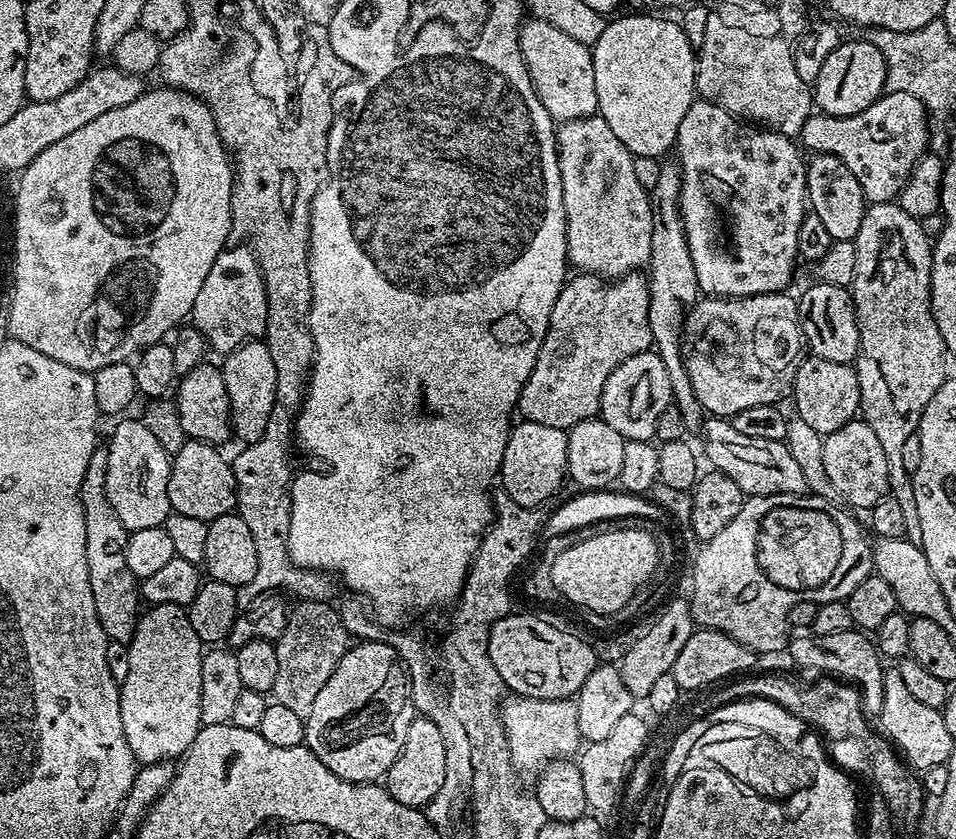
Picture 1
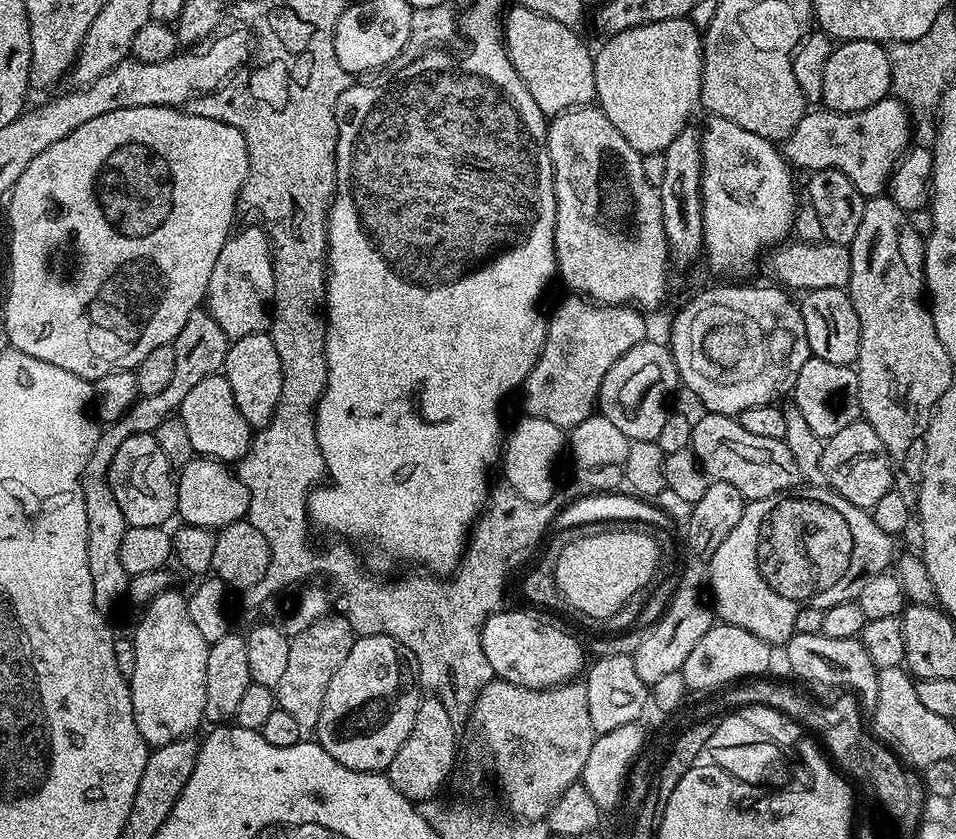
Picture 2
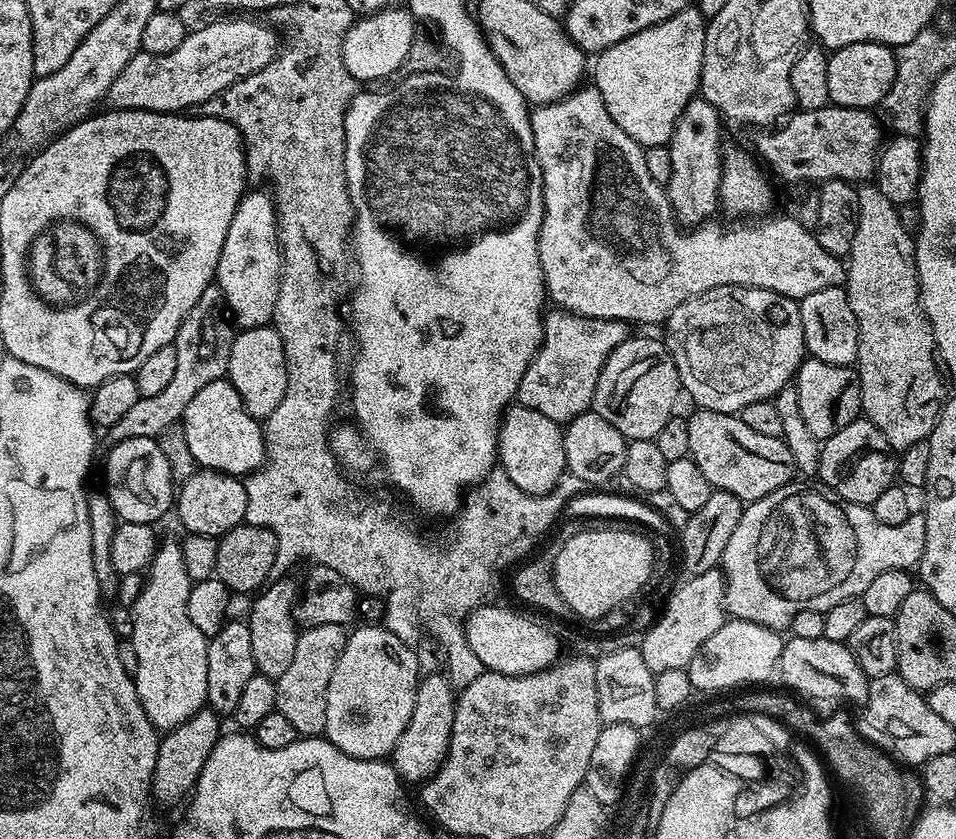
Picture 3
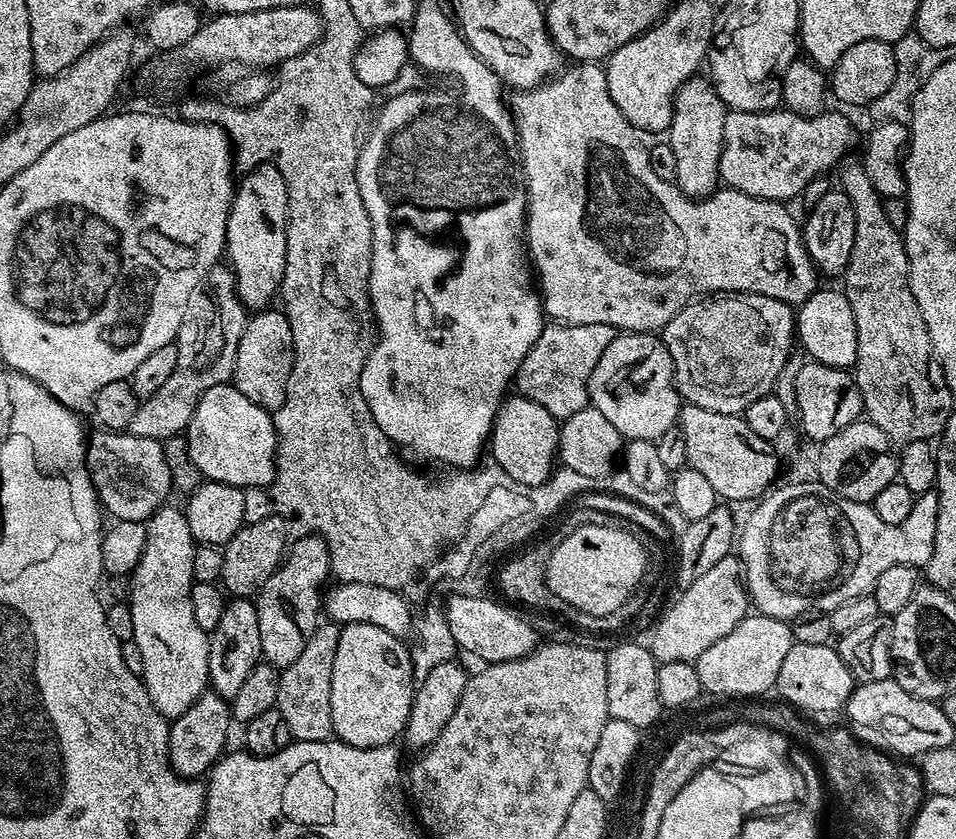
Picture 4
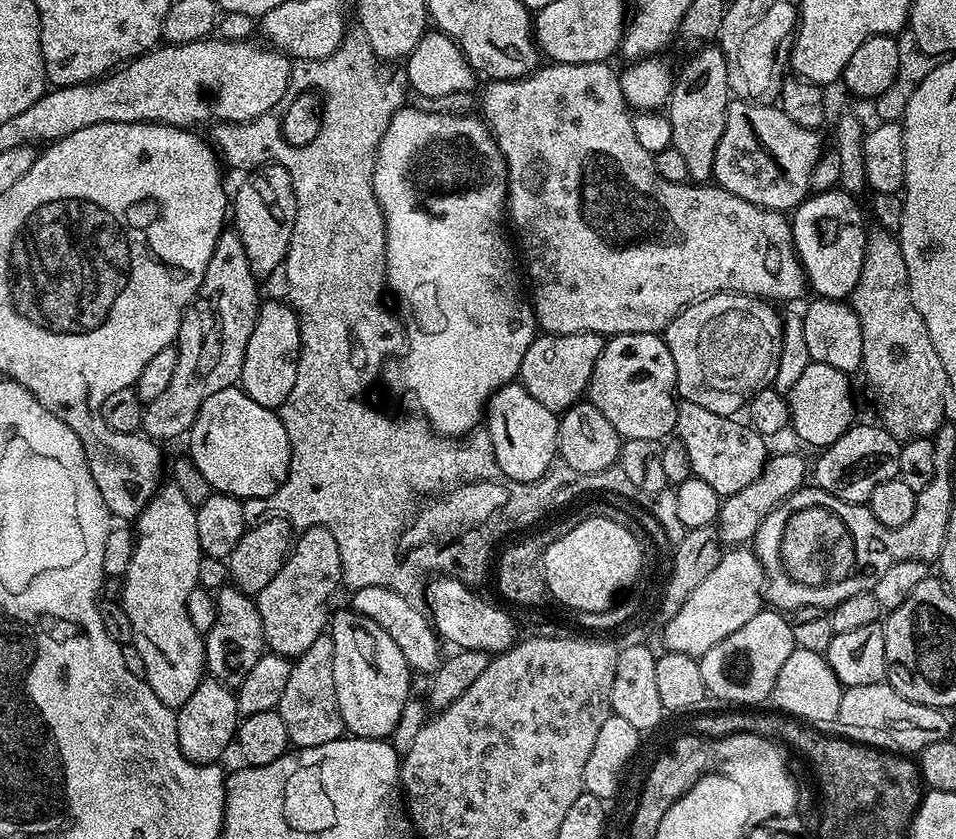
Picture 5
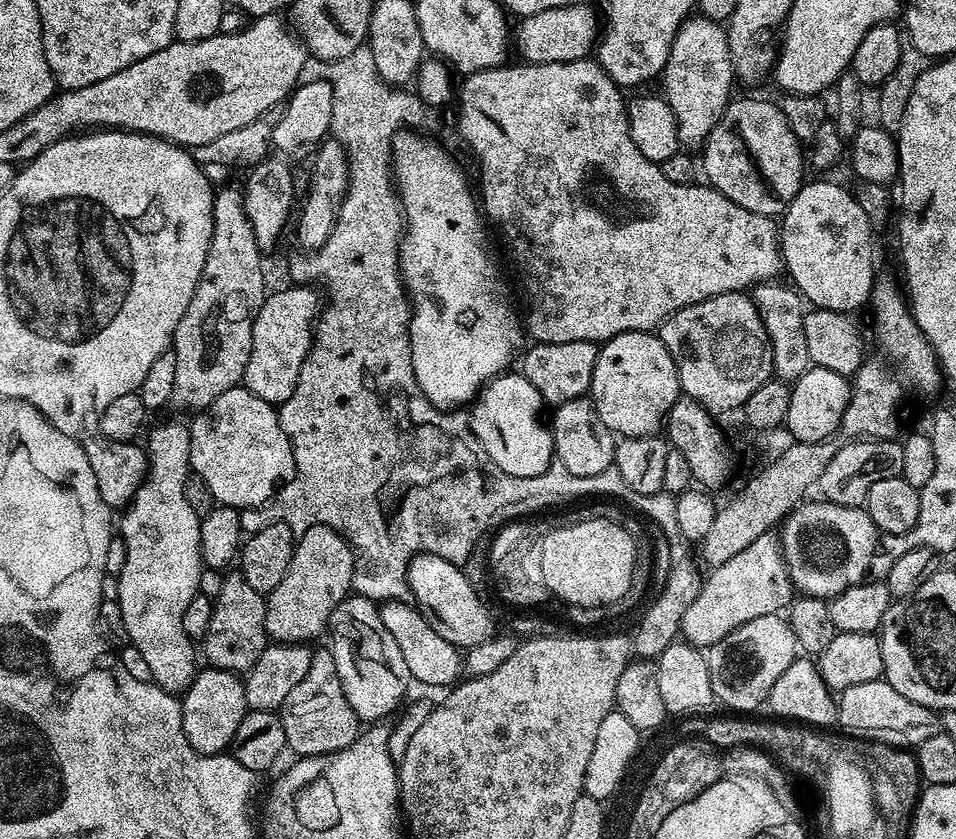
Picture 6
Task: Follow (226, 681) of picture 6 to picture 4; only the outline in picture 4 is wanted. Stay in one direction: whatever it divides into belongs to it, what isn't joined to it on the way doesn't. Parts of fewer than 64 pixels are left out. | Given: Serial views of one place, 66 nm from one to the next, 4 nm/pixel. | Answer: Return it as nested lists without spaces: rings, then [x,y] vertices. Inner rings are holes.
[[[205,690],[196,699],[194,706],[186,710],[186,714],[171,721],[168,729],[168,760],[176,775],[181,778],[203,777],[225,755],[229,747],[228,731],[231,728],[234,728],[234,721],[229,701],[224,700],[217,692]]]

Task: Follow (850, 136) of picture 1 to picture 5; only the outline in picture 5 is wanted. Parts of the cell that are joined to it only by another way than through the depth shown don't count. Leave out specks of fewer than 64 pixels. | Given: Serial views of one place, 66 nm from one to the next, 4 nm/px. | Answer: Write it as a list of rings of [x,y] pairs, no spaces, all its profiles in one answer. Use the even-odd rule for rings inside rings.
[[[733,99],[728,105],[726,130],[722,130],[722,138],[714,154],[712,174],[715,183],[730,194],[759,208],[783,213],[794,210],[806,199],[806,193],[809,191],[808,176],[822,153],[820,135],[817,129],[798,126],[798,122],[786,118],[784,111],[771,103]]]

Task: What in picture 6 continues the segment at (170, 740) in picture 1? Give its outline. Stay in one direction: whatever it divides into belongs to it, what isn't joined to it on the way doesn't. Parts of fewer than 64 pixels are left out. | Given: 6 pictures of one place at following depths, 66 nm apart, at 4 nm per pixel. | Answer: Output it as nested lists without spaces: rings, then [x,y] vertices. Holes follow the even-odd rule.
[[[168,420],[160,424],[152,433],[149,431],[148,472],[144,481],[138,486],[134,498],[123,509],[118,520],[118,536],[126,545],[126,562],[122,562],[118,580],[117,602],[122,610],[122,622],[126,622],[126,634],[130,643],[142,650],[142,658],[150,666],[151,683],[173,694],[180,694],[196,677],[198,648],[182,628],[182,614],[190,606],[190,598],[198,595],[200,590],[200,516],[194,514],[190,502],[186,502],[186,486],[192,463],[190,462],[189,425],[180,420]]]

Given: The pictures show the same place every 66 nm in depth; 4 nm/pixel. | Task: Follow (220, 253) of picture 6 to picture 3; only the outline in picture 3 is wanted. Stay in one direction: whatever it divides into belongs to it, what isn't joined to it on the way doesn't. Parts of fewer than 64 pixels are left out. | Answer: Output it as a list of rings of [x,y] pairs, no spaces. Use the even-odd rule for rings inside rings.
[[[210,286],[202,294],[202,298],[198,298],[196,305],[188,311],[188,317],[176,331],[174,343],[178,354],[178,367],[173,380],[160,393],[141,396],[138,402],[134,402],[134,407],[120,421],[114,422],[114,426],[106,429],[109,441],[129,440],[135,436],[160,437],[166,429],[183,421],[186,406],[190,406],[194,394],[198,394],[202,386],[210,386],[210,382],[227,377],[234,328],[229,317],[222,311],[223,308],[223,294],[219,288]]]

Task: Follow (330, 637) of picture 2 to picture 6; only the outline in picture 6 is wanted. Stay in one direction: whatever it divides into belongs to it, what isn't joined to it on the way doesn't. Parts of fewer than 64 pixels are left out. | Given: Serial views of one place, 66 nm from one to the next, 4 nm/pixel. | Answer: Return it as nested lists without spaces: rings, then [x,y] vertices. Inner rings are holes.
[[[313,651],[310,670],[306,676],[286,694],[286,702],[278,709],[282,730],[286,730],[286,742],[297,757],[334,754],[350,747],[362,732],[362,721],[350,710],[346,694],[342,694],[342,682],[338,678],[338,666],[334,666],[331,651]]]

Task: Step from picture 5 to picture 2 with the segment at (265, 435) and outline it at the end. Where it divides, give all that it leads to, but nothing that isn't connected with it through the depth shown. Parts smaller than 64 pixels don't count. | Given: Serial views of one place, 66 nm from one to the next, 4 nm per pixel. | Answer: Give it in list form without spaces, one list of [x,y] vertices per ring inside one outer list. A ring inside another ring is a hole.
[[[222,374],[207,376],[190,386],[190,394],[182,398],[178,415],[182,422],[186,422],[193,453],[201,457],[239,462],[252,446],[254,429],[246,422],[246,418],[242,418],[234,402],[234,390],[230,390],[230,382],[226,382]]]

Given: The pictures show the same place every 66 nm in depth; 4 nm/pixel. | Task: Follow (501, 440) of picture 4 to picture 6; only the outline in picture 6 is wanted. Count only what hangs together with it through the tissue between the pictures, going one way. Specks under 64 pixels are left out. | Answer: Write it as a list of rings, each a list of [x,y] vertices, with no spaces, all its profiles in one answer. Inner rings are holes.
[[[509,370],[489,380],[471,401],[470,427],[486,454],[506,474],[534,478],[552,464],[552,429],[540,421],[542,401],[538,390],[519,371]]]

